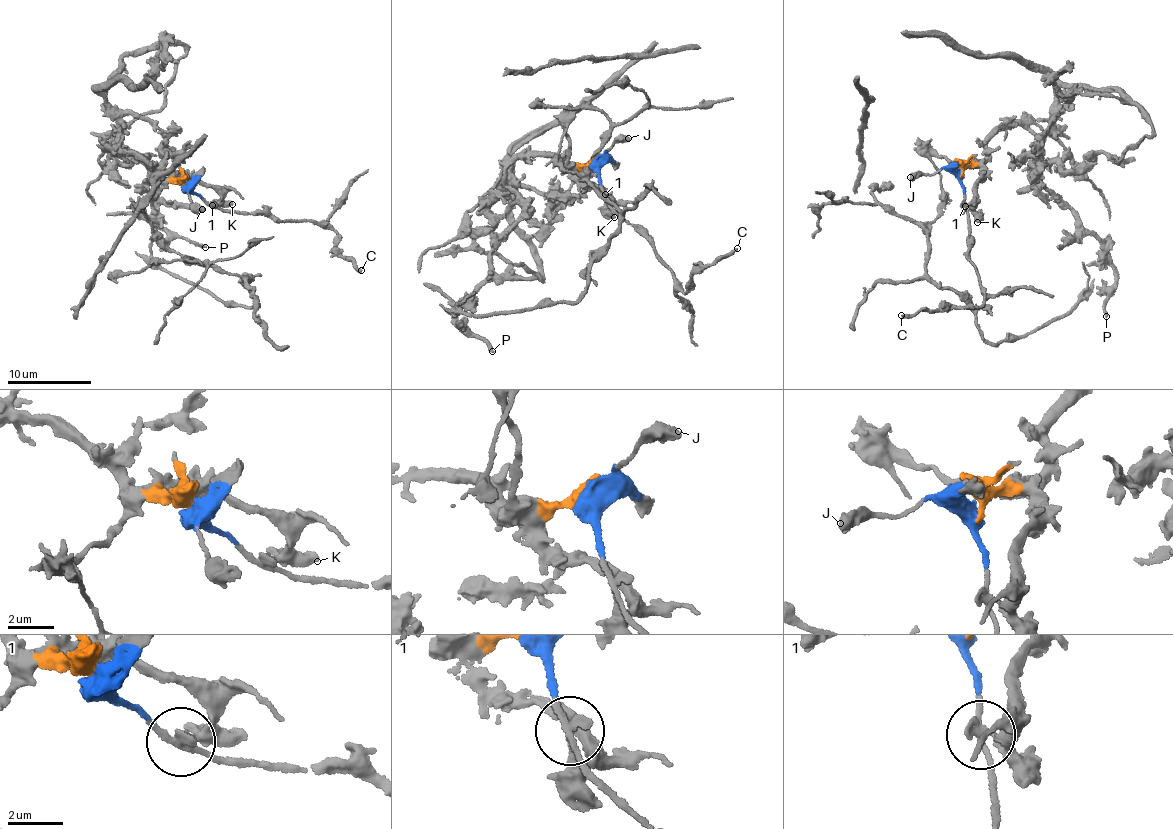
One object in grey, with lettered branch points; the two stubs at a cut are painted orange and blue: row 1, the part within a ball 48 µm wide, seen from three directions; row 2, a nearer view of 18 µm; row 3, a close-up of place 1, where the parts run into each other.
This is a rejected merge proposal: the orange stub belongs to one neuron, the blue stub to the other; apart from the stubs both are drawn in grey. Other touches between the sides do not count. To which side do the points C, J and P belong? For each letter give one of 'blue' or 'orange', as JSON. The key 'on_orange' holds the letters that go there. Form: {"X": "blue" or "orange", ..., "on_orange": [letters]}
{"C": "blue", "J": "blue", "P": "orange", "on_orange": ["P"]}

